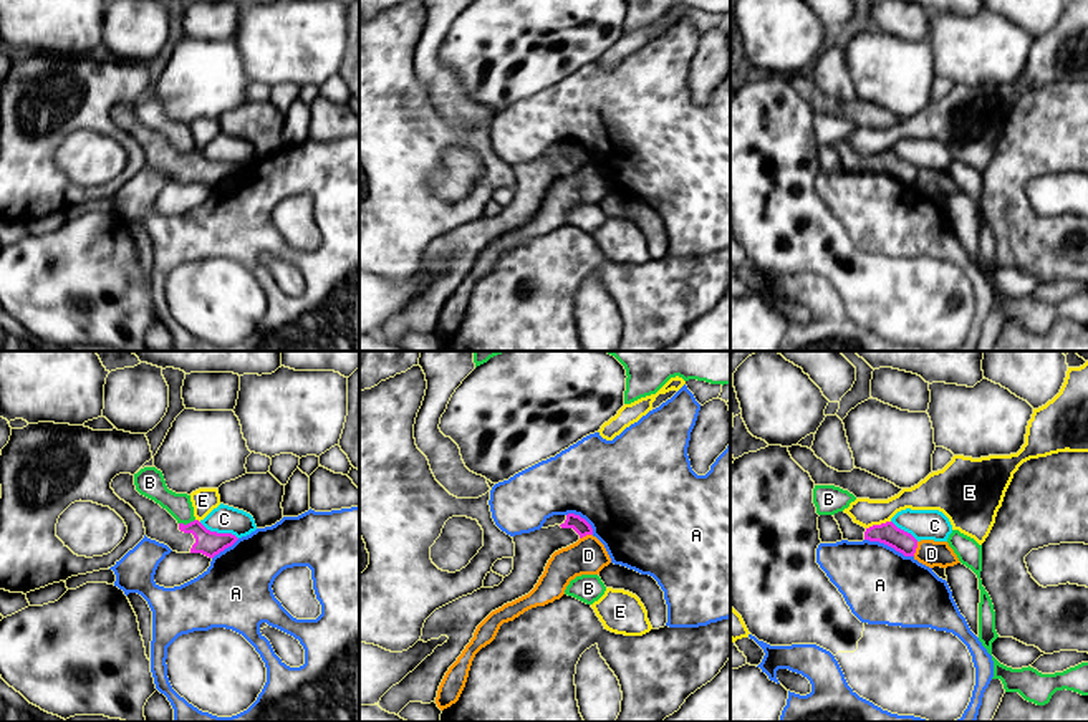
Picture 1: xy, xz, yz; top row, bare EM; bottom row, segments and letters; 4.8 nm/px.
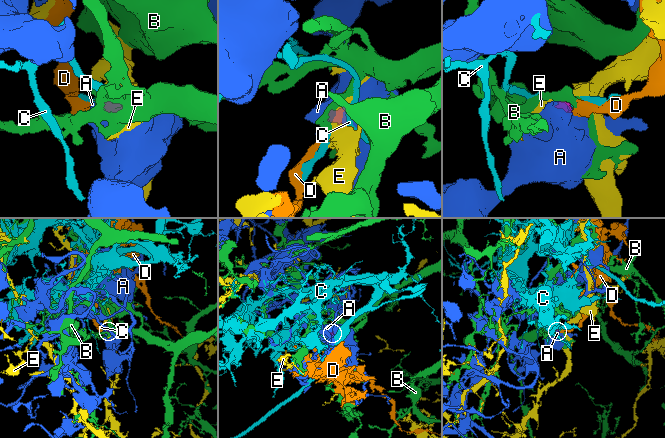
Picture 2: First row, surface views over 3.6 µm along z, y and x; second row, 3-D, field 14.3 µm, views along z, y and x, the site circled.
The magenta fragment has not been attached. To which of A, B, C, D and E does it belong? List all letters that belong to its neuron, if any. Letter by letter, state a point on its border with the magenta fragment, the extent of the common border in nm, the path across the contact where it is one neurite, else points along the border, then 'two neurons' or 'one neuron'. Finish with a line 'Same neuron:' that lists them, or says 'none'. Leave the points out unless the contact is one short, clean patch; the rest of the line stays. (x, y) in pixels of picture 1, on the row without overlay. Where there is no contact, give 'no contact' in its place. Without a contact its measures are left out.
A: yz (890, 174) | 260 nm | along yz (865, 168), (883, 171), (913, 186) | two neurons
B: xy (187, 153) | 80 nm | along xy (194, 148), (179, 153) | two neurons
C: xy (219, 163) | 200 nm | along xy (199, 151), (211, 159), (231, 161), (237, 168) | two neurons
D: yz (916, 176) | 80 nm | along yz (918, 171), (913, 184) | two neurons
E: yz (878, 154) | 130 nm | along yz (890, 149), (866, 158) | two neurons
Same neuron: none

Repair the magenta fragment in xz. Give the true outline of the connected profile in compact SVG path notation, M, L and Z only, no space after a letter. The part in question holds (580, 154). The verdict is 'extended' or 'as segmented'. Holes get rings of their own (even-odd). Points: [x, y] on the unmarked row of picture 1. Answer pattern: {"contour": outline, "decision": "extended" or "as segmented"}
{"contour": "M568 142L561 154L515 164L513 199L498 215L480 217L436 238L424 252L421 270L449 268L434 278L412 301L392 315L379 330L389 343L399 343L409 331L436 331L439 315L474 267L477 255L495 238L528 224L551 184L593 164L591 154L580 144Z", "decision": "extended"}

